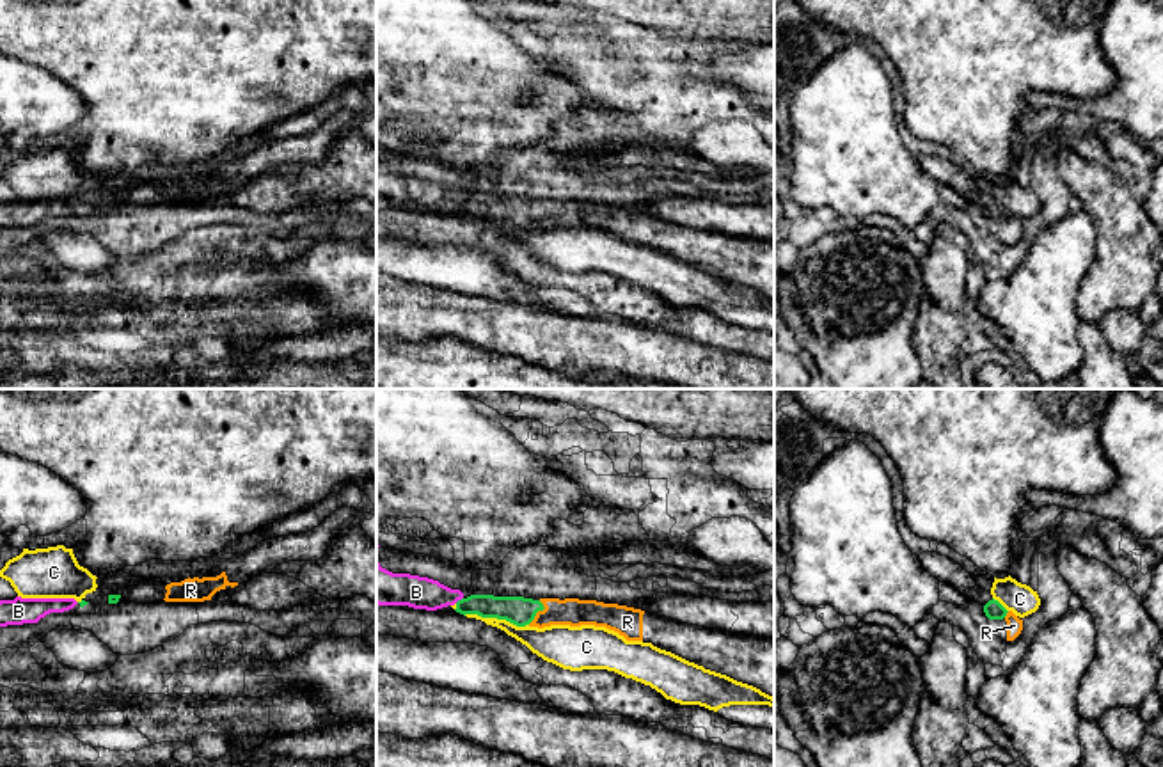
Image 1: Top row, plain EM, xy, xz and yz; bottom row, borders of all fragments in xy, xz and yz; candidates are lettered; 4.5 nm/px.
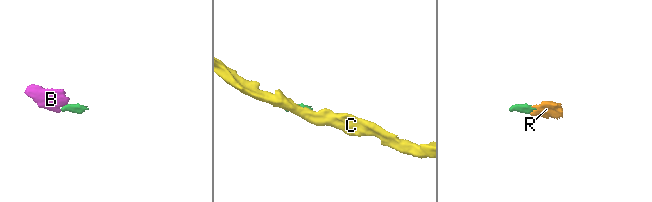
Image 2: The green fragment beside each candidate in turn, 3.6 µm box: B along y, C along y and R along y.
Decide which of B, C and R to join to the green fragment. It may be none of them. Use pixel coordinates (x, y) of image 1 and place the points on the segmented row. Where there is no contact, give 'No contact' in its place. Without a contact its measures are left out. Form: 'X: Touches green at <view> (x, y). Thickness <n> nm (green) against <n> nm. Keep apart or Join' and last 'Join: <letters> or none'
B: Touches green at xz (458, 600). Thickness 120 nm (green) against 150 nm. Join
C: Touches green at xz (496, 616). Thickness 130 nm (green) against 130 nm. Keep apart
R: Touches green at xz (538, 609). Thickness 130 nm (green) against 130 nm. Join
Join: B, R

